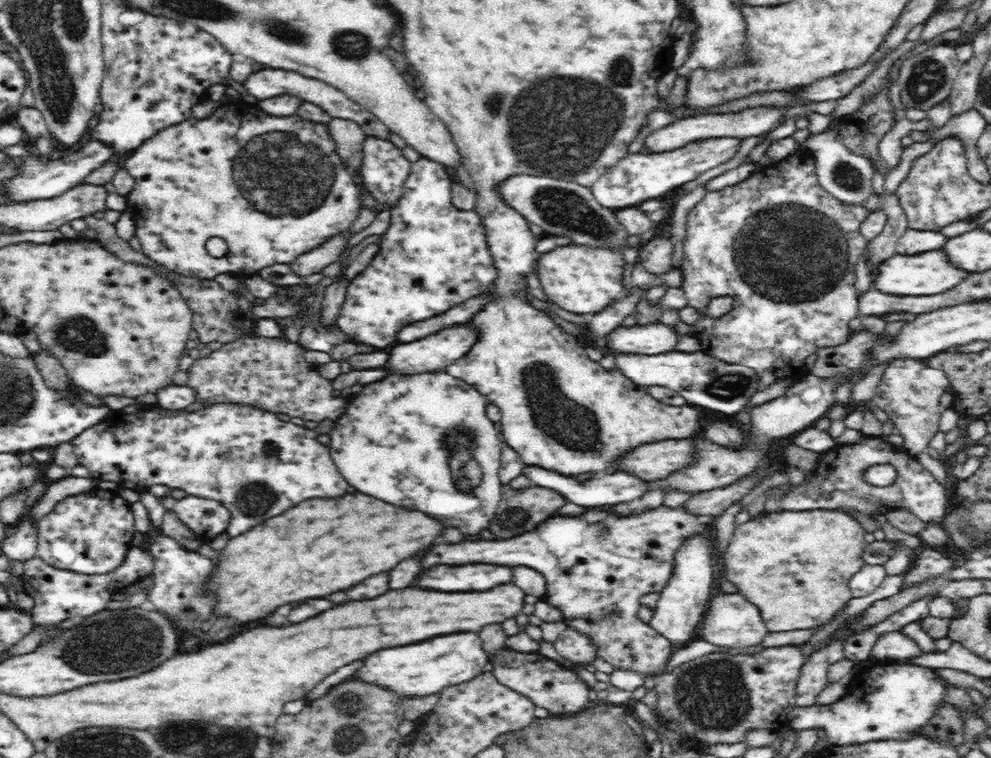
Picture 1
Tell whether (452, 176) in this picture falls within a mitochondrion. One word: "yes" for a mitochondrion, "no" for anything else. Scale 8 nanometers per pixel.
no

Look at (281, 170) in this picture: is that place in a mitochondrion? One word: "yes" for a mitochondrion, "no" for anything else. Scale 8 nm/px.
yes

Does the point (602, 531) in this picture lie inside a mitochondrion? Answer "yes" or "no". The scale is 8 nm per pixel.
yes

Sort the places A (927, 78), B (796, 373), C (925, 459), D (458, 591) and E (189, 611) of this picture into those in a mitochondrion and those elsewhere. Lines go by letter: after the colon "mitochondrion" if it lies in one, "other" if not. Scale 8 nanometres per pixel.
A: mitochondrion
B: other
C: other
D: other
E: mitochondrion

